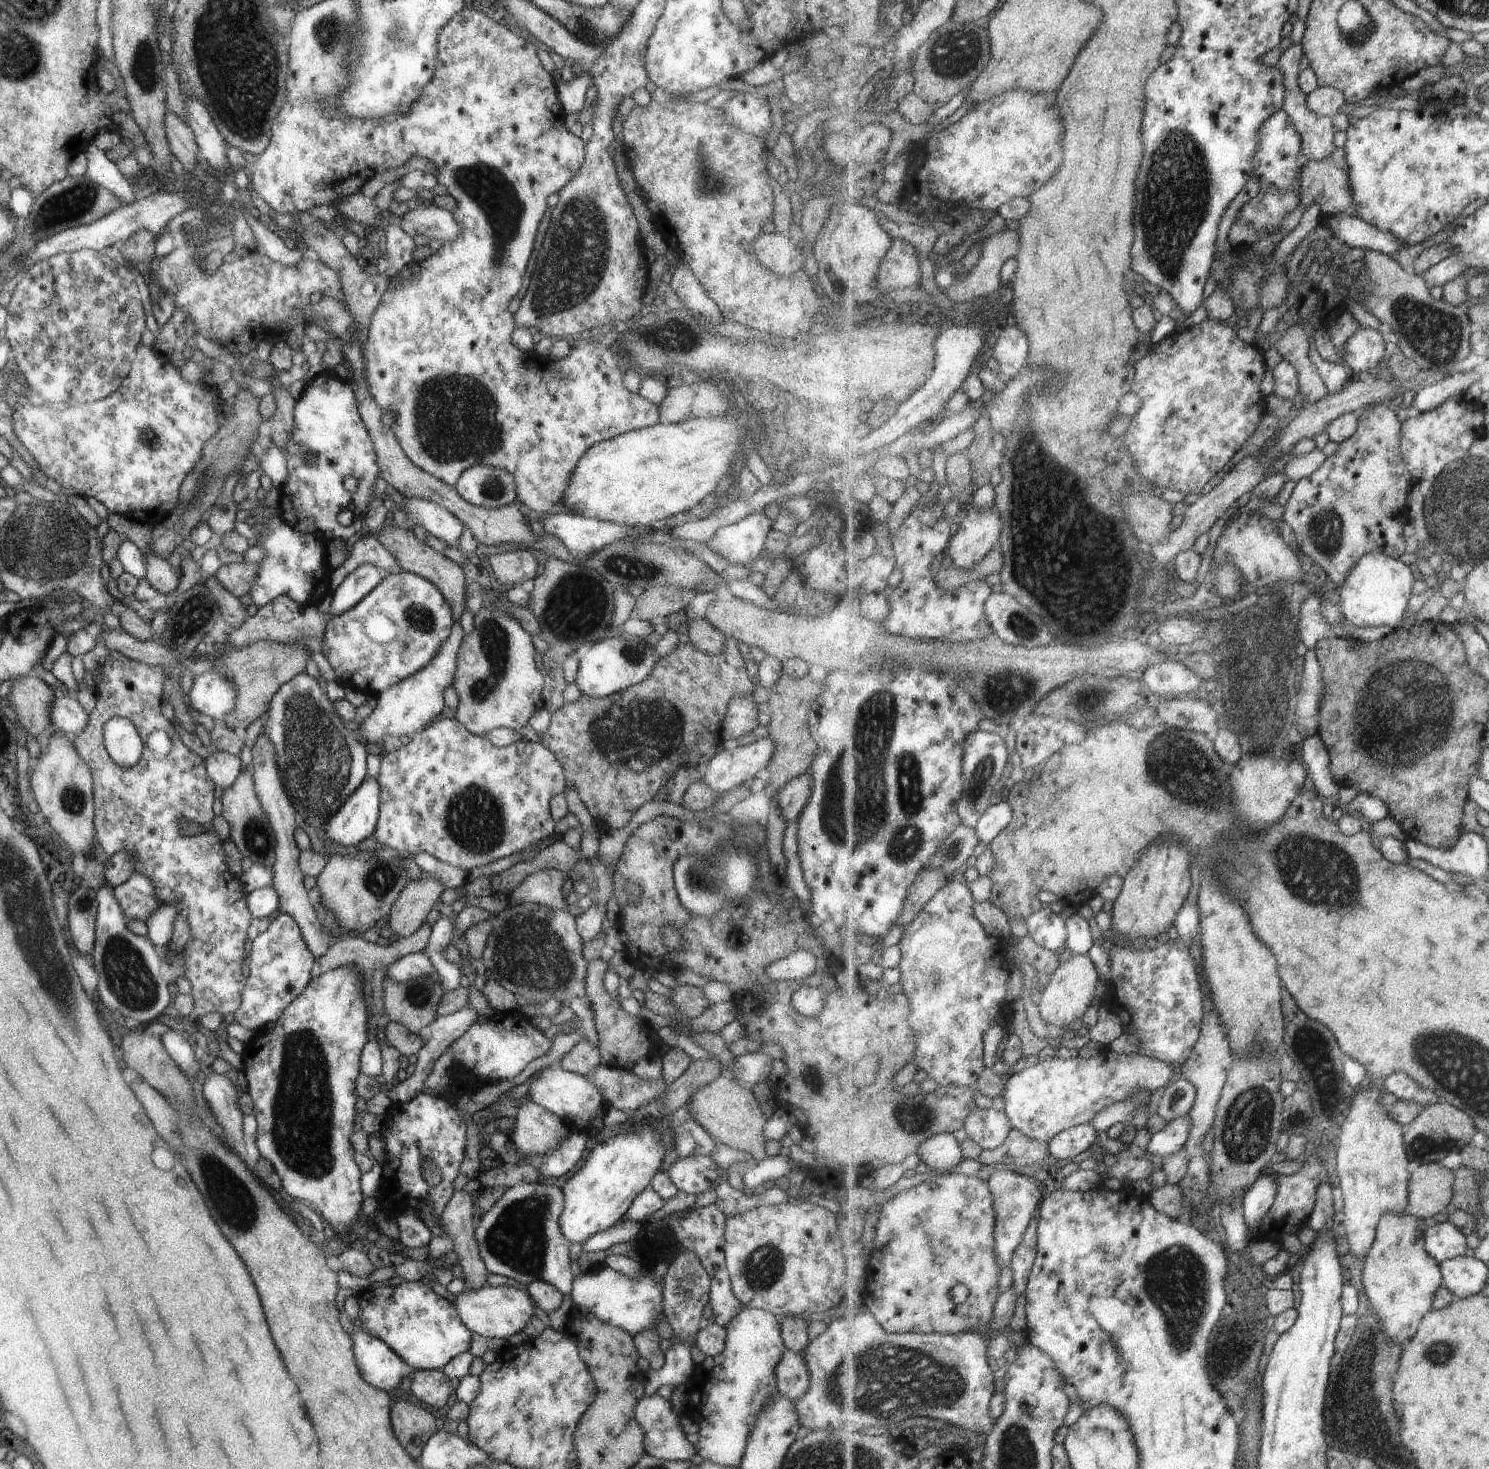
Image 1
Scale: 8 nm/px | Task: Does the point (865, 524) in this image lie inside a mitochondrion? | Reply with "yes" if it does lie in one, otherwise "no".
no

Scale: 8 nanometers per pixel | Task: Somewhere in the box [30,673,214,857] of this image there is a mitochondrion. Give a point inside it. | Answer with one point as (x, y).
(73, 799)

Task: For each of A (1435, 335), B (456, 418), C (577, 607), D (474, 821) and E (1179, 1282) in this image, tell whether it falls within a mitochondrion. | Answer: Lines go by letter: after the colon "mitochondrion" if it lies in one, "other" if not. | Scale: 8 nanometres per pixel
A: mitochondrion
B: mitochondrion
C: mitochondrion
D: mitochondrion
E: mitochondrion

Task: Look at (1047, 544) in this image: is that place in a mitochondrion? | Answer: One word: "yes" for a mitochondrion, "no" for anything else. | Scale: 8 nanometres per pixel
yes

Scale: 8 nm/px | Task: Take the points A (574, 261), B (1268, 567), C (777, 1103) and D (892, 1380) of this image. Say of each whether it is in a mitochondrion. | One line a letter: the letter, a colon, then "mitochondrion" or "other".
A: mitochondrion
B: other
C: other
D: mitochondrion

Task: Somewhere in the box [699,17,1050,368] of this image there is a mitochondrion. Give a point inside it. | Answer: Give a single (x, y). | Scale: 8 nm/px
(956, 52)

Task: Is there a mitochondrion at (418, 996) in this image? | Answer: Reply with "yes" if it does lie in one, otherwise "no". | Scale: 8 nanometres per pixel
yes

